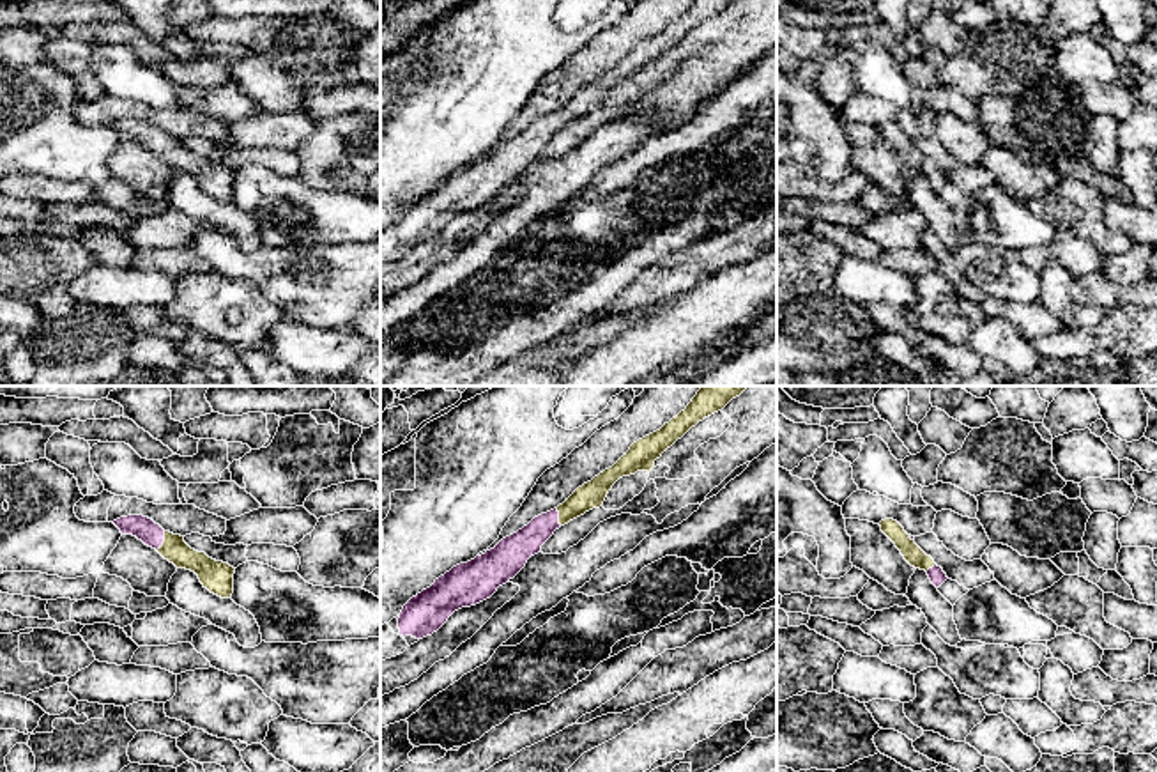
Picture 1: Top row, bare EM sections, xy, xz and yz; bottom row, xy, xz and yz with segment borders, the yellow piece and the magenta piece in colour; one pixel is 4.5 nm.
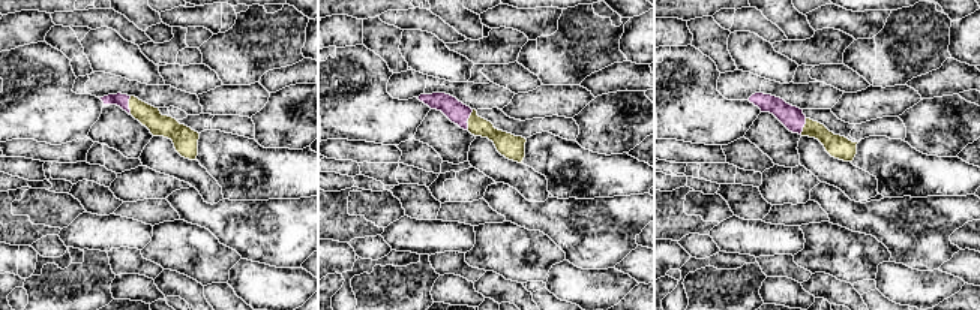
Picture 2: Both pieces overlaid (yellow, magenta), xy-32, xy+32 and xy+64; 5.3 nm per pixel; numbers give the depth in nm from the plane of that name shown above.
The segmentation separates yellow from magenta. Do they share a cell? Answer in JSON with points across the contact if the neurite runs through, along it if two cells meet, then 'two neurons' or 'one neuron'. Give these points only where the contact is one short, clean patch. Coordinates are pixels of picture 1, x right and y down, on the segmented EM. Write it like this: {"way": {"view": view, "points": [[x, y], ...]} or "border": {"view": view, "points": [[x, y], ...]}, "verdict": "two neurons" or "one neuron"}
{"way": {"view": "xy", "points": [[174, 548], [165, 540], [144, 528]]}, "verdict": "one neuron"}

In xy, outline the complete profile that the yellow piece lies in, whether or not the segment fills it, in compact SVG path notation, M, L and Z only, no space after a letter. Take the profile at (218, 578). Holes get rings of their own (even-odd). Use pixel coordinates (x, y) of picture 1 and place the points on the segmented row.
M127 515L113 521L122 535L133 535L145 545L156 549L165 560L177 568L191 570L198 575L203 588L211 593L230 598L234 593L235 568L228 563L216 561L205 552L191 549L184 537L165 531L152 519L143 515Z

